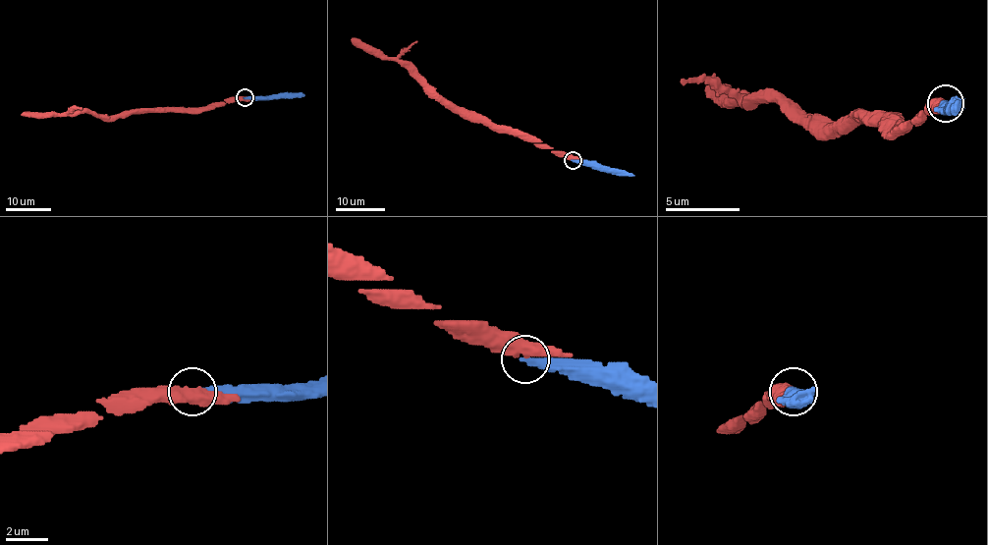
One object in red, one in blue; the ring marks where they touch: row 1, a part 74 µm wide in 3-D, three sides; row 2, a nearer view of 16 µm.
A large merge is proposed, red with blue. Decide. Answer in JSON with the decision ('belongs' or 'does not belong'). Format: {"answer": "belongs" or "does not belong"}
{"answer": "belongs"}

